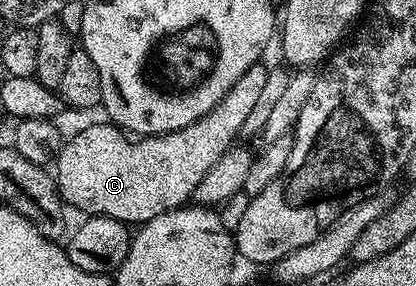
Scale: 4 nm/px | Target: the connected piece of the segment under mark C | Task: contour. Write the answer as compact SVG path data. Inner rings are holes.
M258 62L246 69L222 102L186 129L132 138L111 121L82 128L65 142L54 164L60 198L69 208L84 211L80 213L85 216L105 215L129 225L146 224L162 213L185 206L195 196L198 181L214 169L214 161L240 139L242 124L266 86L269 68L264 66Z

